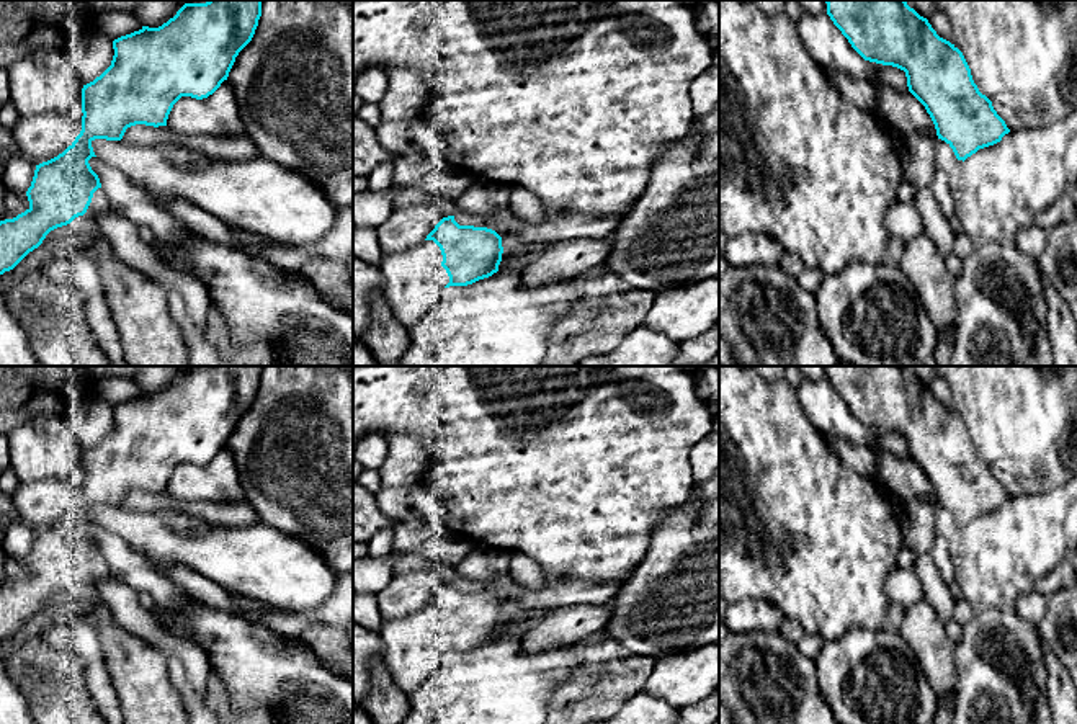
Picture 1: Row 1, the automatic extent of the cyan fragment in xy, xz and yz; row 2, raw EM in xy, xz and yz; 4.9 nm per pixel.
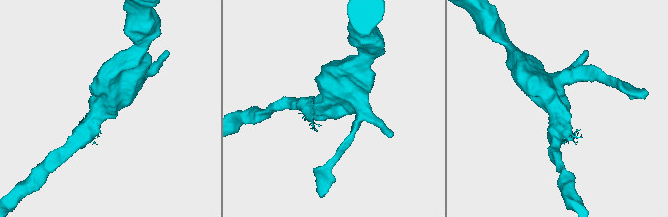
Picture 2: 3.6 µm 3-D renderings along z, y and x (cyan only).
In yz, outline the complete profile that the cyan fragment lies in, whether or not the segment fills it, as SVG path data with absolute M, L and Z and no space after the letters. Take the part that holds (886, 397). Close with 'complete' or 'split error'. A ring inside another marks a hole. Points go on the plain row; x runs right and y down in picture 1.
M825 366L825 369L833 391L865 427L905 438L909 458L925 472L938 505L953 515L958 526L964 528L1010 498L992 467L974 449L963 418L940 404L928 386L905 366Z; complete

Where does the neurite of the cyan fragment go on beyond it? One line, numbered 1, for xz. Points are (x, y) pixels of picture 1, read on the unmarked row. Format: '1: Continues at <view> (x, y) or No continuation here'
1: No continuation here

